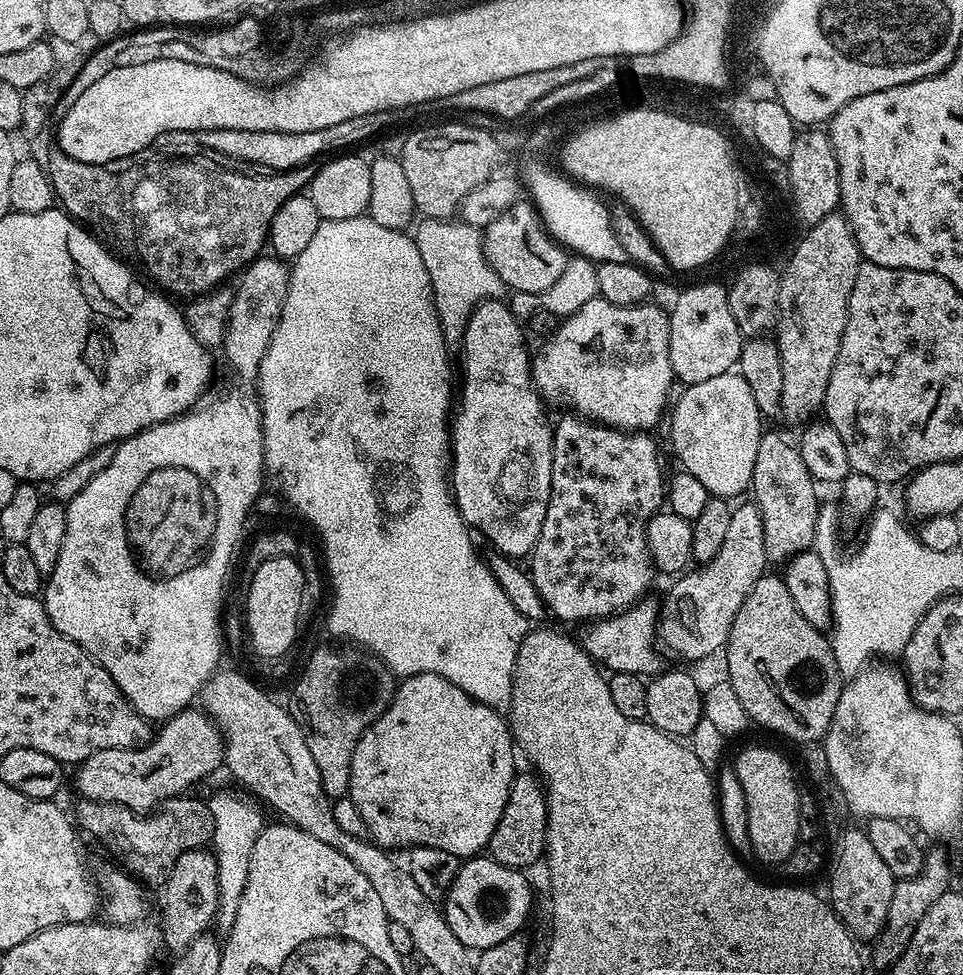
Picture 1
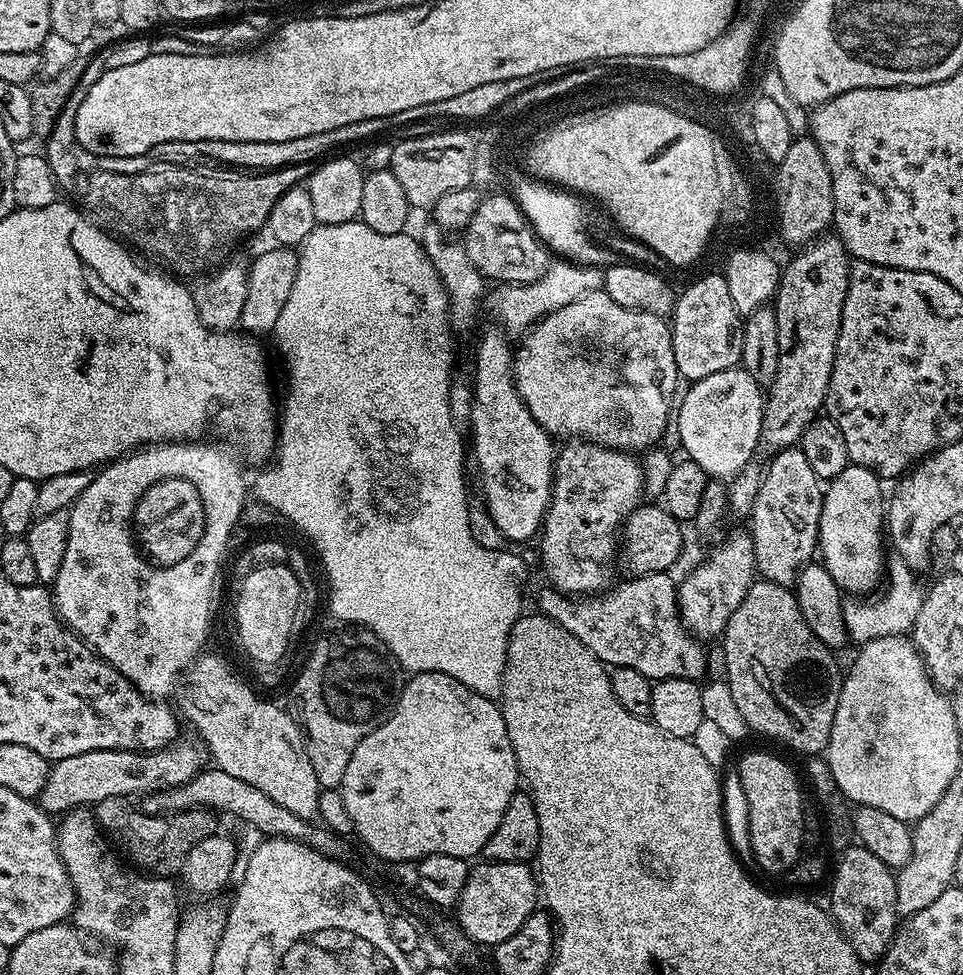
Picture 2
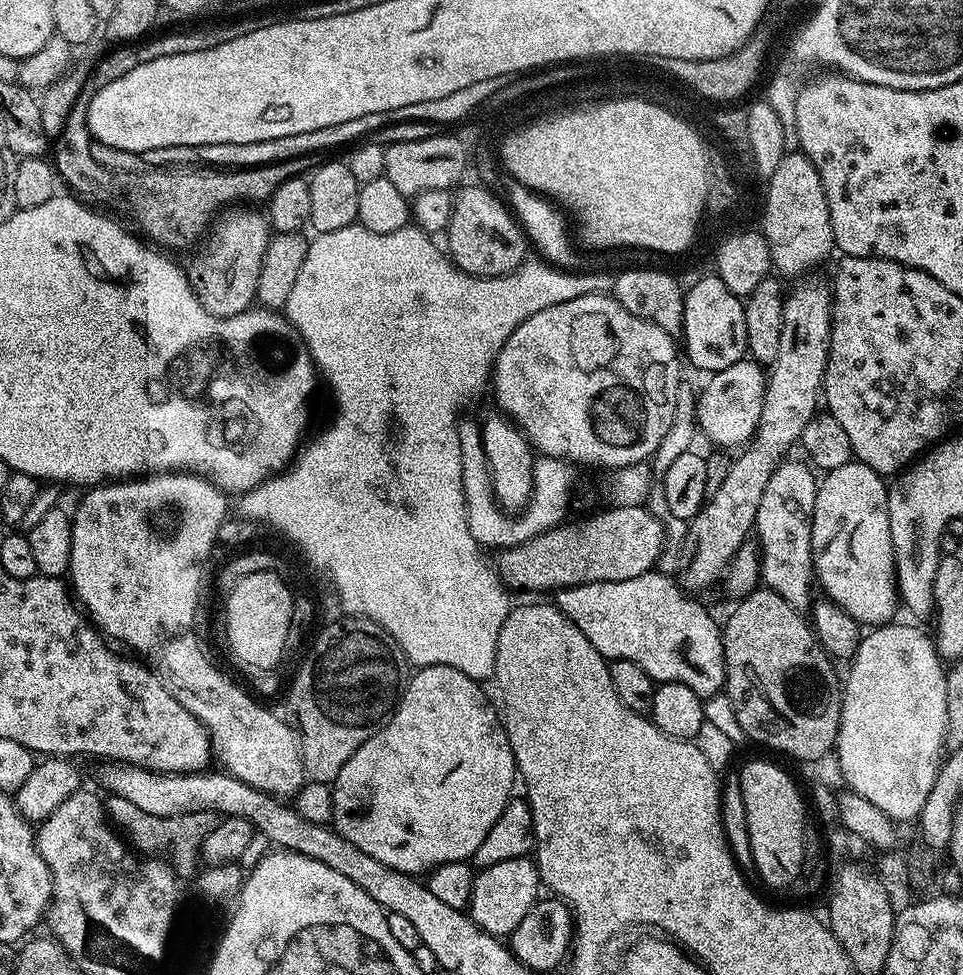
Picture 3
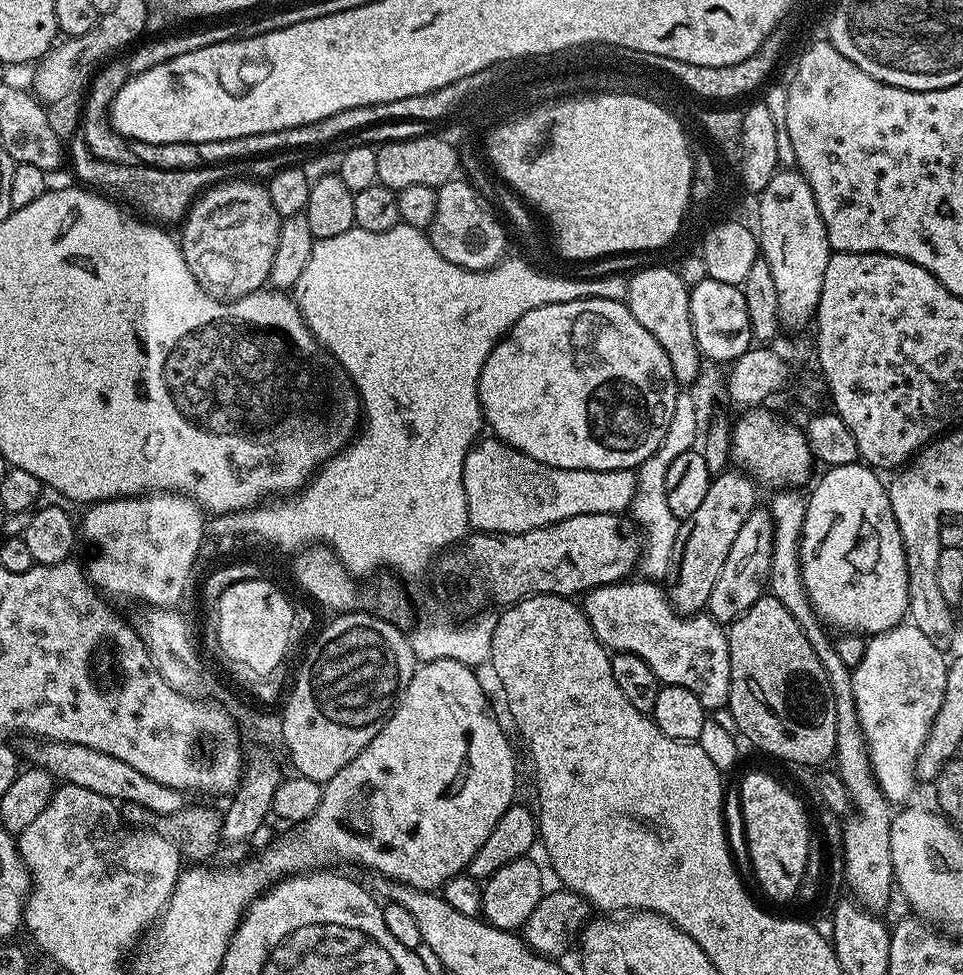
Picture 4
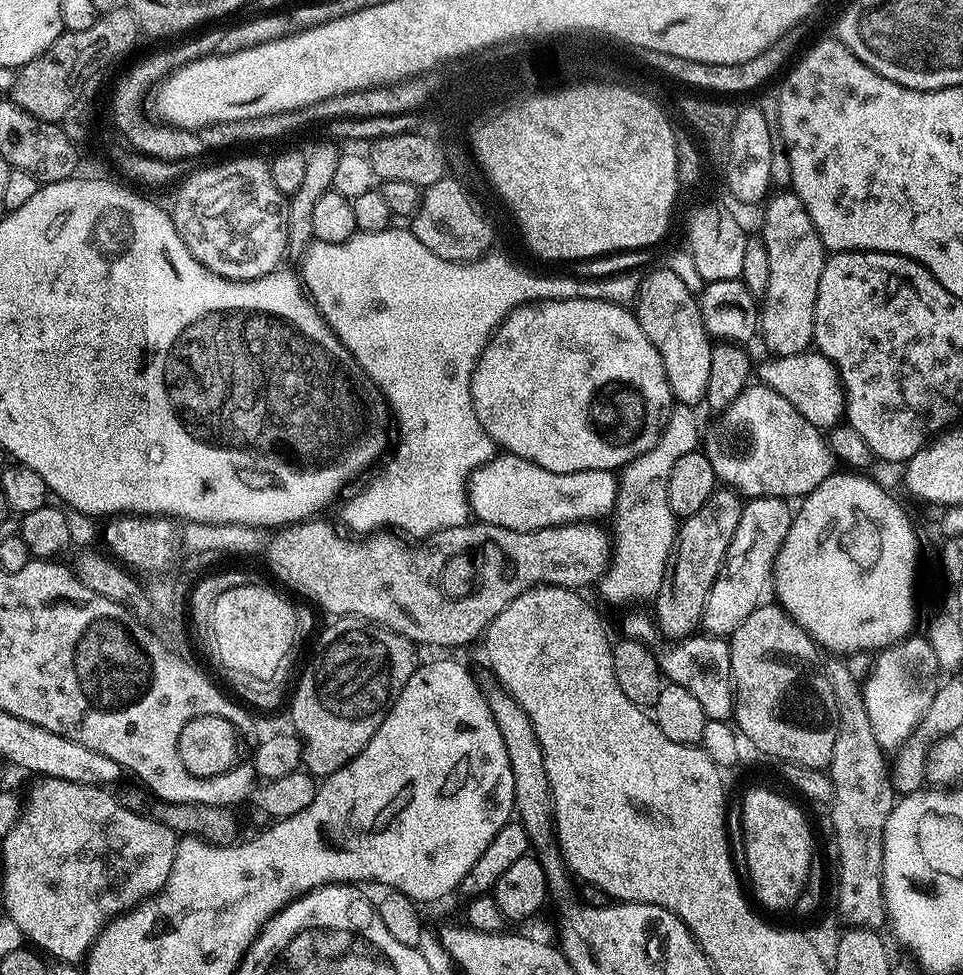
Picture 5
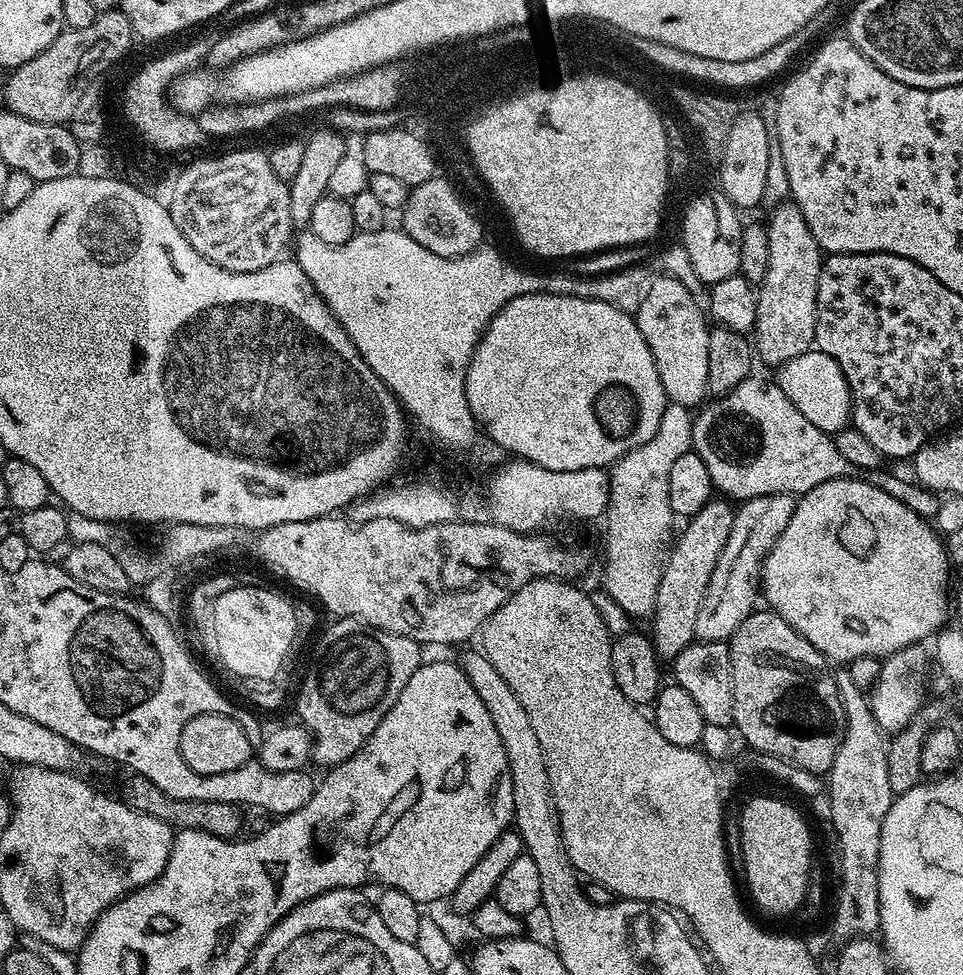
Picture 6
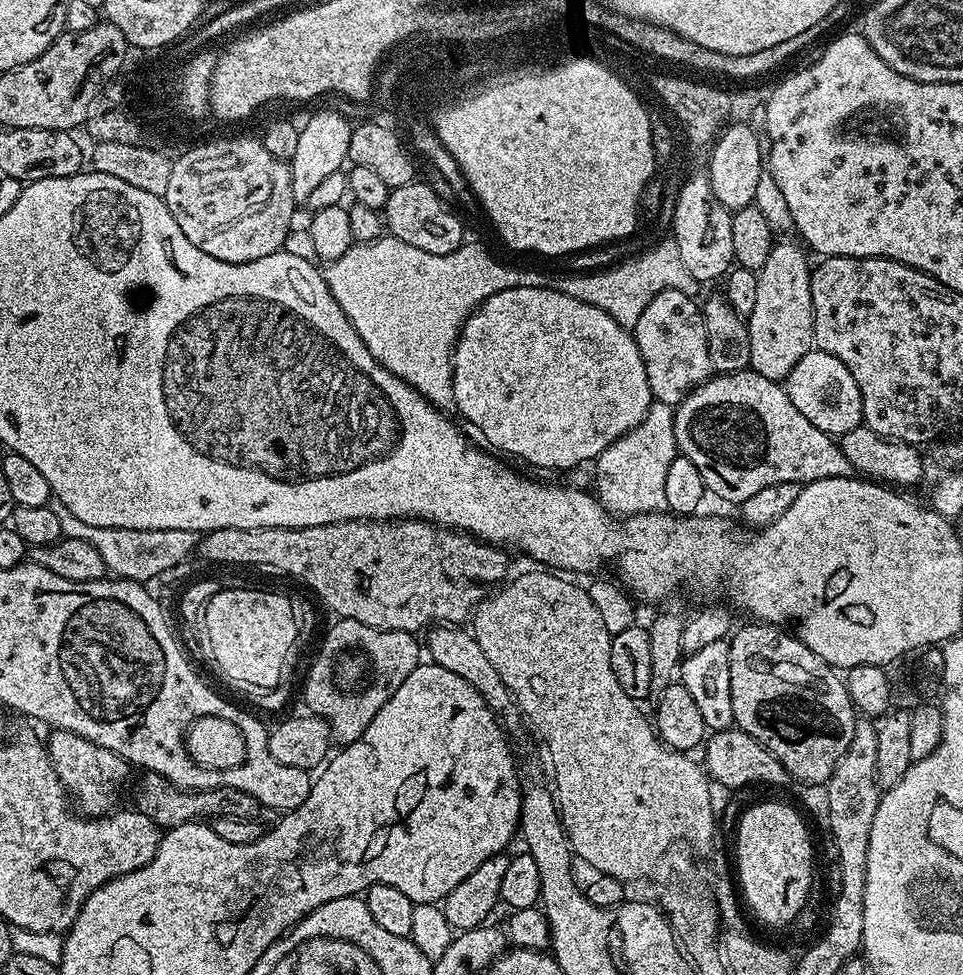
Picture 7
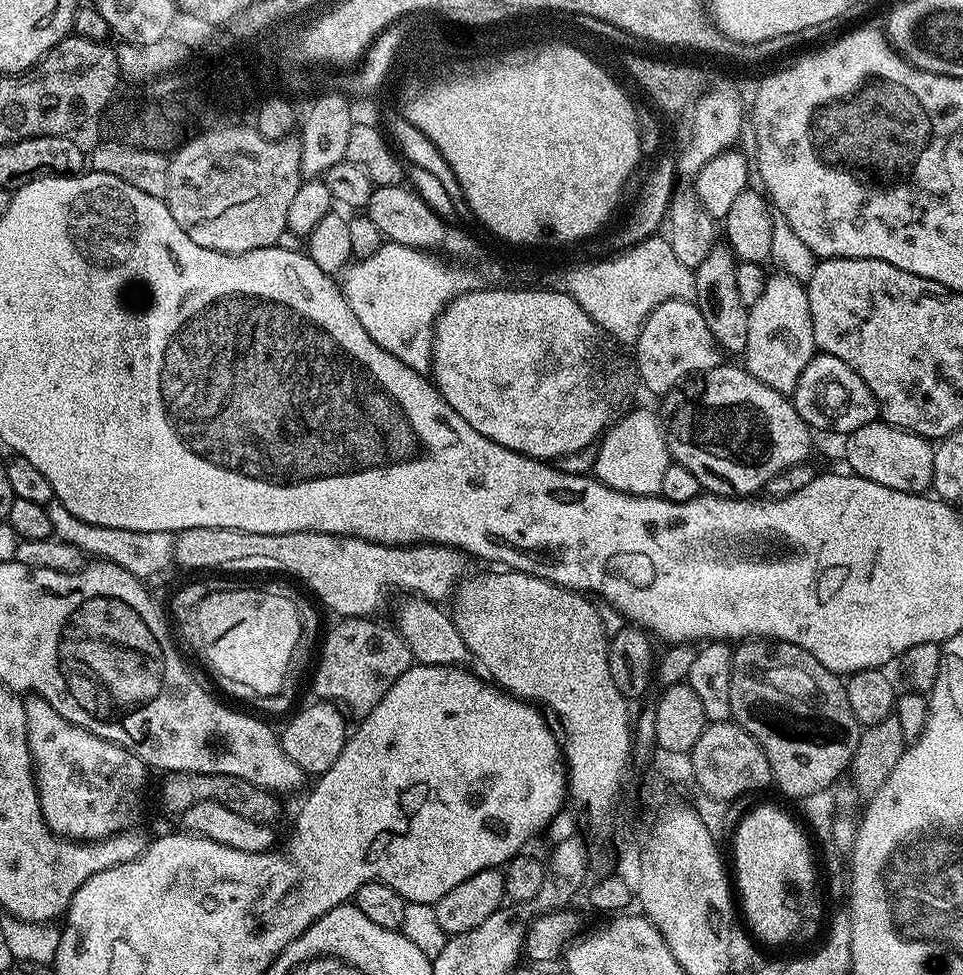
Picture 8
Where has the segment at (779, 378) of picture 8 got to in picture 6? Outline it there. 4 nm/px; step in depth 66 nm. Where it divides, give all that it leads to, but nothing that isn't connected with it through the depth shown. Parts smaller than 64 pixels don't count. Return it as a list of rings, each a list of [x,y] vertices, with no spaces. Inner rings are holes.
[[[791,202],[777,204],[771,209],[772,217],[766,220],[770,242],[770,266],[766,278],[758,286],[756,298],[756,326],[754,329],[754,352],[768,364],[779,366],[798,358],[798,354],[809,351],[816,343],[816,299],[818,278],[822,263],[822,249],[814,238],[808,223],[802,218],[802,210]]]

